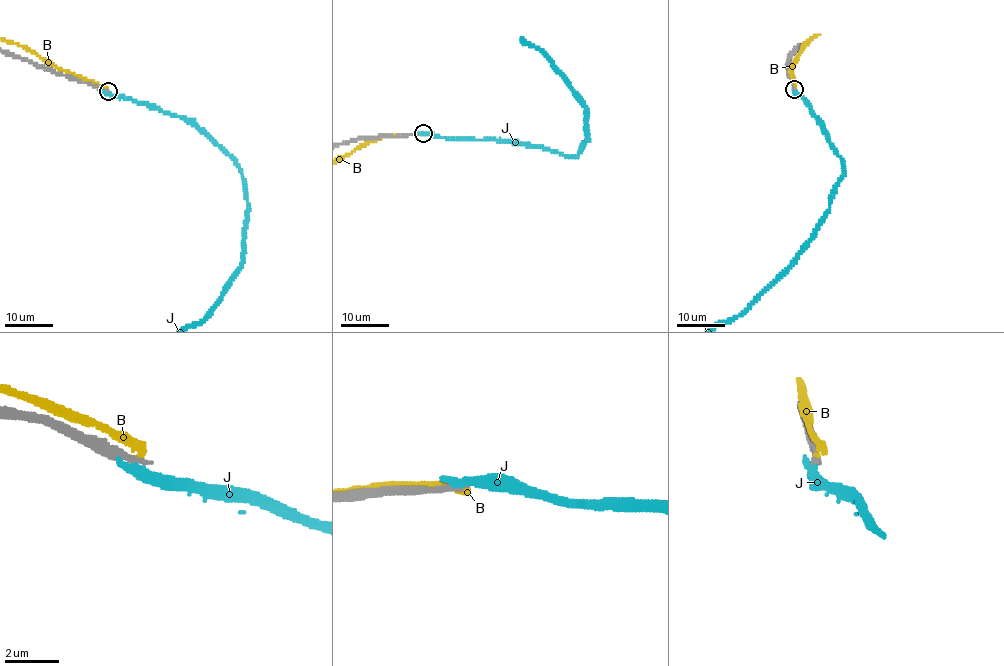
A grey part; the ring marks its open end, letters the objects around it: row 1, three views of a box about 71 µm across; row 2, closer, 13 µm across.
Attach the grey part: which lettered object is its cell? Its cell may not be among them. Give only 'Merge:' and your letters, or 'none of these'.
Merge: none of these

